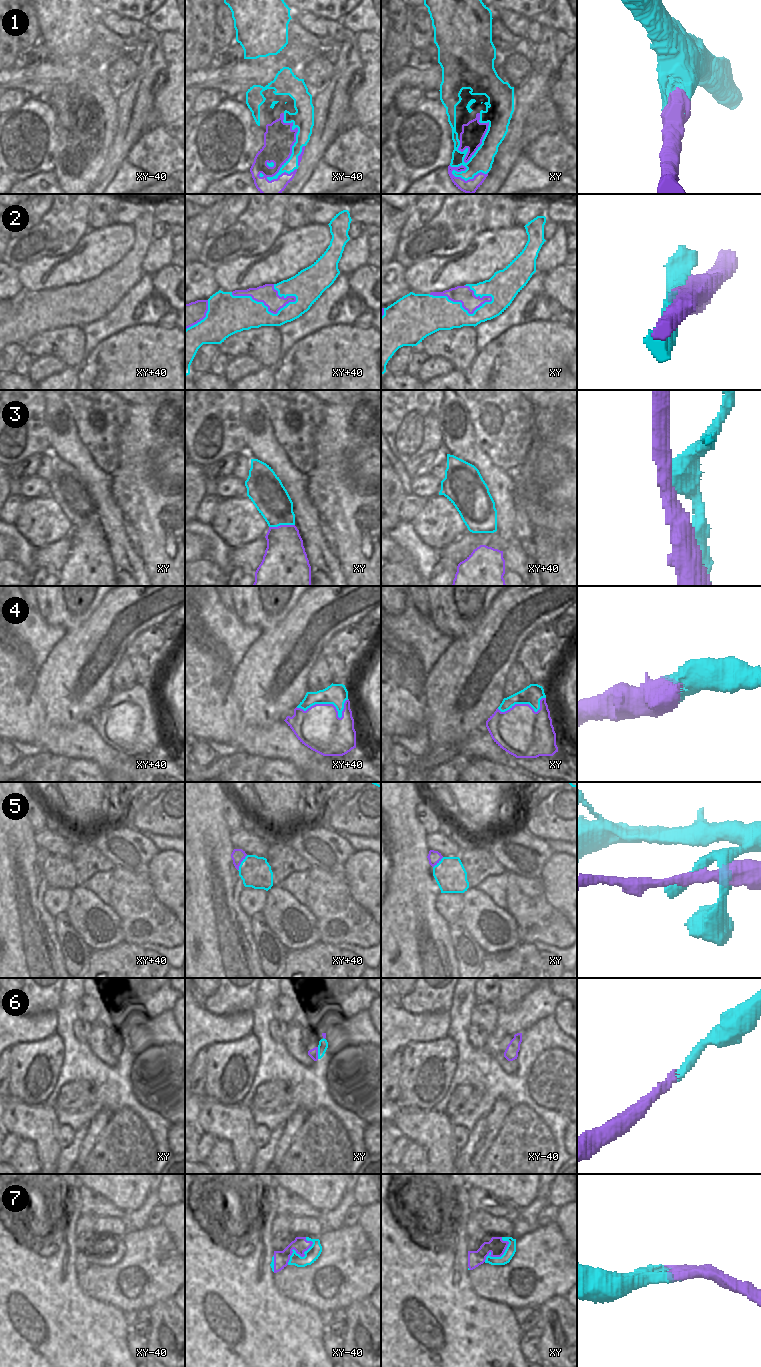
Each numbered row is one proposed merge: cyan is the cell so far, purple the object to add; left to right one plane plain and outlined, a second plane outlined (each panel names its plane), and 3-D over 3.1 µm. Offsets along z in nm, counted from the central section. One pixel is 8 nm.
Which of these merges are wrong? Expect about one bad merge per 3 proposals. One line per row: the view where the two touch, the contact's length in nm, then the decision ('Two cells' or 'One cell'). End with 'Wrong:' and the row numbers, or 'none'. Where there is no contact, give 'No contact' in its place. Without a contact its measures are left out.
1: Touches cyan in xy-40. Shared border 550 nm. One cell
2: Touches cyan in xy+40. Shared border 550 nm. Two cells
3: Touches cyan in xy. Shared border 200 nm. Two cells
4: Touches cyan in xy+40. Shared border 420 nm. One cell
5: Touches cyan in xy+40. Shared border 150 nm. Two cells
6: Touches cyan in xy. Shared border 100 nm. One cell
7: Touches cyan in xy-40. Shared border 280 nm. One cell
Wrong: 2, 3, 5.

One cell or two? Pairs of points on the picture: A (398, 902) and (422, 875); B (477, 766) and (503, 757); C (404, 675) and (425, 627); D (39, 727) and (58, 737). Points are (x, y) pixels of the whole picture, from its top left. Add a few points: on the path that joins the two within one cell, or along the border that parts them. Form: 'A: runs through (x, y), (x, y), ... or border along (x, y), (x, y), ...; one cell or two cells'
A: runs through (402, 895), (415, 882); one cell
B: border along (472, 757), (480, 757), (513, 767); two cells
C: border along (395, 637), (404, 642), (415, 653), (424, 672); two cells
D: runs through (44, 732), (49, 737), (53, 737); one cell

